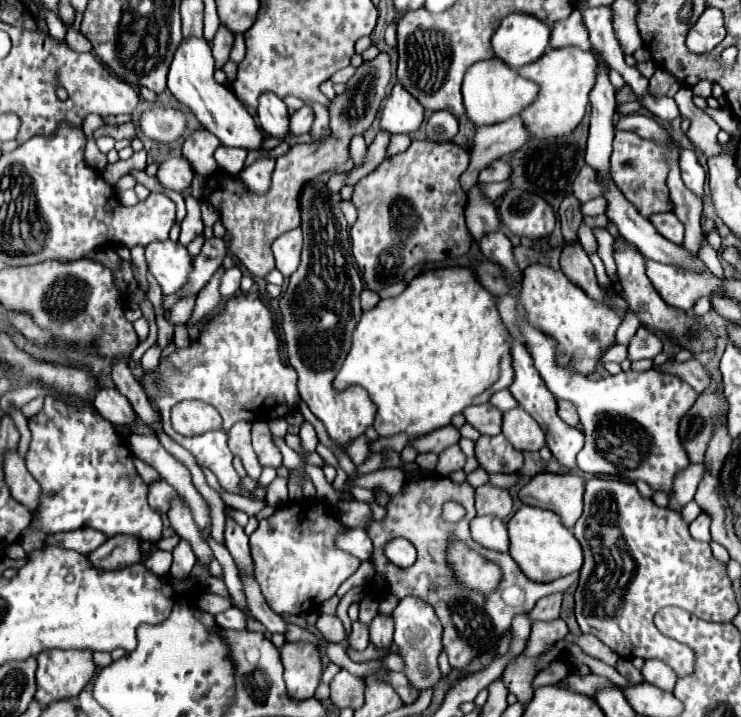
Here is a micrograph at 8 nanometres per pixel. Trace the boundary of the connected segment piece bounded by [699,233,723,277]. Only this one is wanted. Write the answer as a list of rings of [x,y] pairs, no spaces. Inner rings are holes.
[[[703,233],[703,239],[701,239],[701,247],[699,247],[699,257],[705,261],[705,265],[719,277],[723,277],[723,269],[721,269],[721,263],[719,263],[719,253],[709,245],[709,239],[707,239],[707,233]]]

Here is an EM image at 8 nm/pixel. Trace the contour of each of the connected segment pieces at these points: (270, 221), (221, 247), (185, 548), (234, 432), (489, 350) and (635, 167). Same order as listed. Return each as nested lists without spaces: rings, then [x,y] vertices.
[[[383,51],[373,61],[363,61],[355,69],[355,75],[347,81],[347,89],[343,95],[335,95],[329,105],[329,135],[307,143],[307,145],[293,145],[287,155],[281,155],[277,159],[277,167],[273,171],[273,181],[267,197],[251,197],[243,189],[243,183],[237,181],[237,177],[225,177],[225,175],[211,175],[207,181],[205,199],[211,203],[219,215],[223,217],[223,225],[229,231],[229,245],[233,255],[247,267],[247,271],[253,277],[265,277],[269,271],[275,269],[275,259],[271,253],[271,243],[285,231],[299,227],[301,215],[299,215],[299,191],[303,185],[311,179],[315,179],[321,173],[335,171],[337,167],[345,165],[349,161],[349,141],[351,137],[365,133],[385,97],[385,89],[391,81],[391,59]]]
[[[211,237],[203,243],[201,253],[195,257],[193,263],[193,271],[189,275],[189,283],[177,293],[179,297],[187,297],[191,293],[197,293],[199,289],[203,289],[211,275],[221,267],[223,259],[227,255],[227,239],[225,237]]]
[[[181,541],[175,549],[173,549],[173,565],[171,565],[171,575],[177,579],[185,579],[189,577],[193,565],[195,565],[197,557],[191,549],[191,545],[187,541]]]
[[[247,421],[235,423],[227,431],[227,437],[229,437],[229,449],[231,449],[231,453],[241,459],[247,475],[251,479],[259,479],[261,465],[259,465],[259,461],[255,457],[255,451],[251,447],[251,423],[247,423]]]
[[[445,267],[417,275],[401,295],[381,299],[371,311],[365,311],[353,331],[353,345],[335,377],[335,387],[361,385],[377,407],[375,431],[379,437],[407,433],[419,437],[451,423],[451,417],[469,405],[487,403],[491,393],[513,383],[511,333],[505,329],[497,311],[497,297],[479,285],[475,273],[467,267]]]
[[[615,135],[611,153],[611,177],[621,193],[639,209],[639,213],[643,213],[643,217],[649,217],[649,213],[655,211],[673,209],[673,203],[669,201],[669,189],[665,185],[667,171],[669,167],[665,163],[663,149],[657,143],[641,139],[639,135]]]

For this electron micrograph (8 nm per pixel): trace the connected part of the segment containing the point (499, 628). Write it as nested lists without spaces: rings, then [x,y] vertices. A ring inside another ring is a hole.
[[[435,475],[435,479],[427,477],[427,479],[421,479],[419,483],[409,481],[399,495],[391,497],[391,503],[387,505],[385,521],[373,521],[367,529],[373,539],[373,545],[375,545],[371,561],[375,563],[377,573],[387,577],[389,591],[395,593],[399,599],[403,599],[405,595],[415,595],[415,597],[427,601],[435,609],[435,613],[443,625],[443,647],[447,649],[449,663],[451,663],[451,667],[455,667],[459,671],[463,671],[463,667],[479,653],[495,649],[495,643],[499,641],[503,631],[509,631],[511,619],[517,613],[531,611],[533,605],[541,597],[557,593],[557,591],[565,591],[579,579],[579,571],[575,571],[575,573],[561,577],[557,581],[551,581],[551,583],[535,583],[523,575],[523,571],[517,567],[517,563],[511,559],[509,553],[497,553],[493,549],[491,551],[485,549],[483,551],[485,557],[493,559],[503,569],[503,581],[501,581],[499,589],[487,597],[461,589],[449,577],[445,549],[447,549],[449,535],[455,535],[463,541],[471,541],[473,547],[479,551],[479,545],[471,539],[471,533],[469,533],[469,523],[475,517],[473,495],[475,495],[475,489],[467,481],[453,483],[449,477],[443,477],[443,475]],[[447,501],[455,501],[465,507],[467,513],[459,523],[447,523],[443,519],[443,505]],[[395,537],[405,537],[417,549],[417,561],[407,569],[393,565],[383,553],[383,547]],[[489,639],[491,639],[491,647],[489,647]]]

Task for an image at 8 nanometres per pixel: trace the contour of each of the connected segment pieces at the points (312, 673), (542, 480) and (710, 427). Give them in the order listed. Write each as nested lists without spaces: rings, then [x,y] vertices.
[[[287,641],[281,647],[281,663],[285,667],[285,683],[289,695],[293,699],[313,697],[323,673],[319,645],[307,641]]]
[[[537,473],[519,491],[519,499],[525,505],[549,509],[561,517],[561,523],[571,529],[583,513],[583,477],[579,475],[555,475]]]
[[[715,391],[697,397],[695,405],[679,423],[679,437],[693,463],[703,463],[707,445],[715,433],[715,415],[725,409],[725,399]]]

